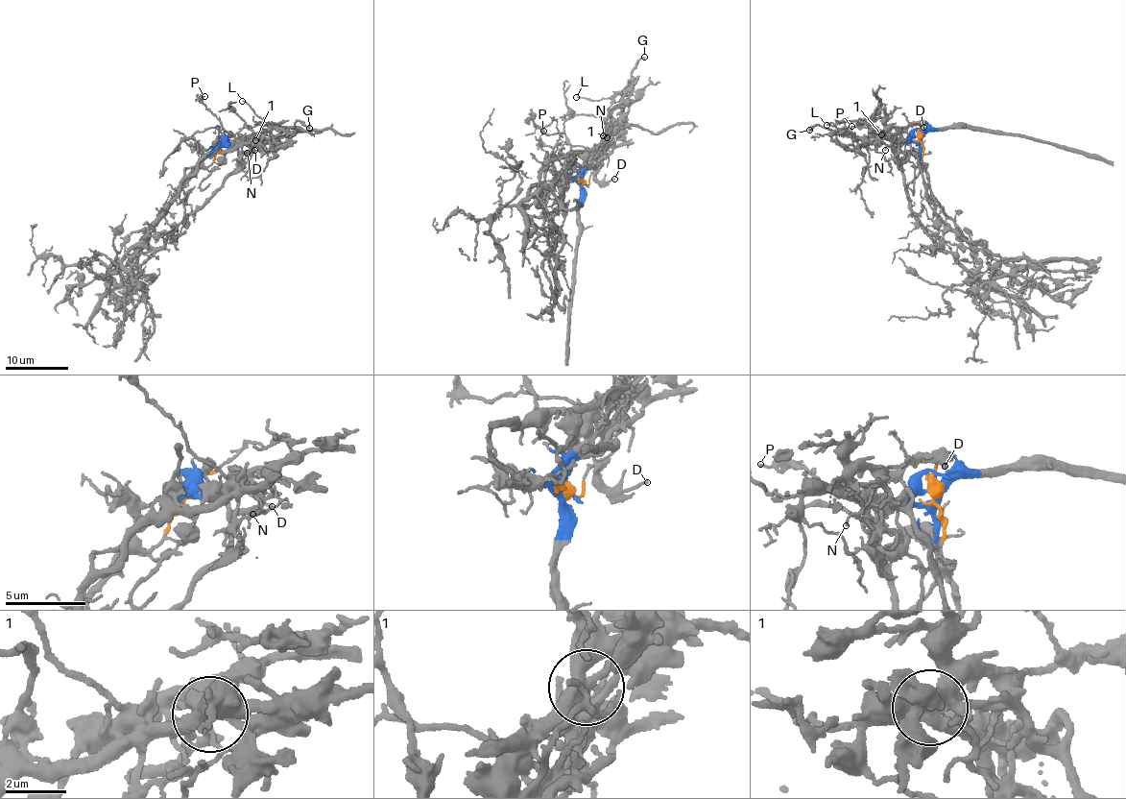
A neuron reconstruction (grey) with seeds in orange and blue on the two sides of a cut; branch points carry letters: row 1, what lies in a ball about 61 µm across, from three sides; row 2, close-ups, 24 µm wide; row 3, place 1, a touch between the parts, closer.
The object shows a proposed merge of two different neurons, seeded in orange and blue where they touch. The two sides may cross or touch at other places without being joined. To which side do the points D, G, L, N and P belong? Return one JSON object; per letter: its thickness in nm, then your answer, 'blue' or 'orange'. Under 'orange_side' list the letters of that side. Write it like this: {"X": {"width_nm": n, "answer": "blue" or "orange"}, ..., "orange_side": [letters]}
{"D": {"width_nm": 180, "answer": "blue"}, "G": {"width_nm": 200, "answer": "blue"}, "L": {"width_nm": 120, "answer": "blue"}, "N": {"width_nm": 140, "answer": "blue"}, "P": {"width_nm": 130, "answer": "blue"}, "orange_side": []}

